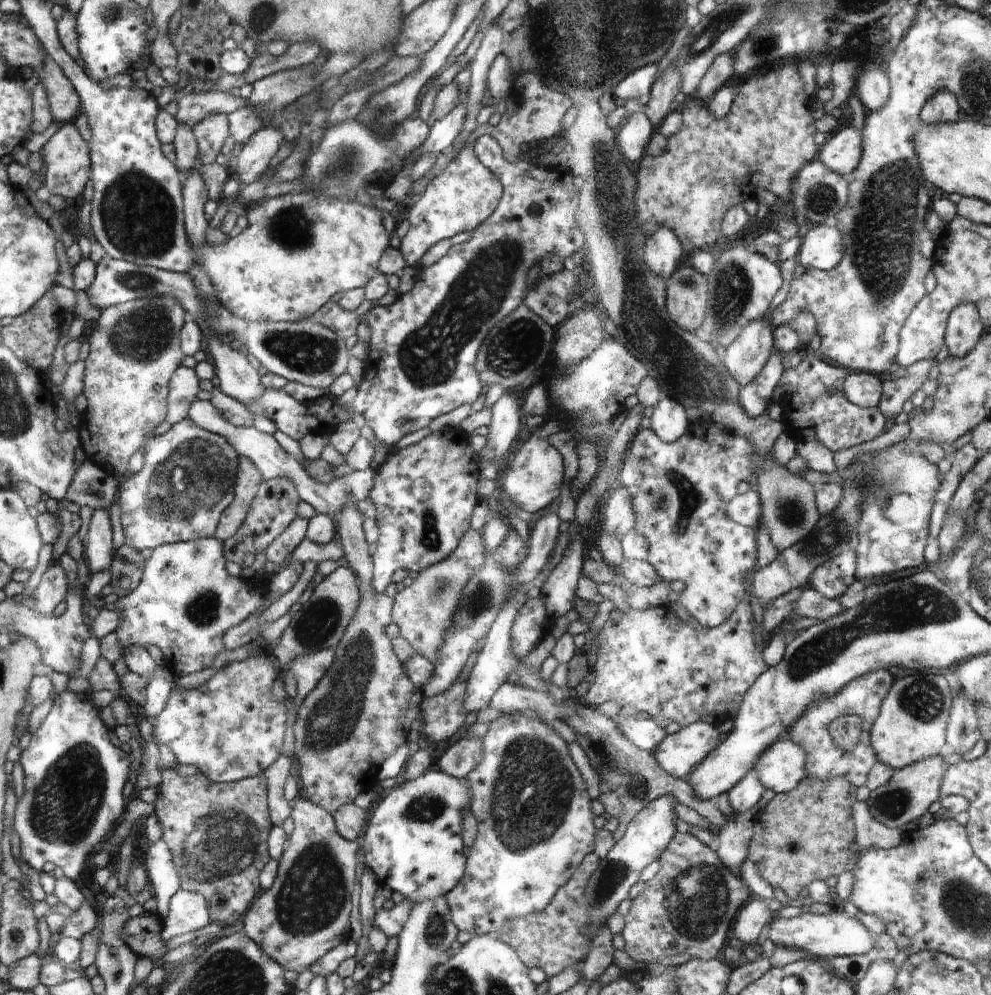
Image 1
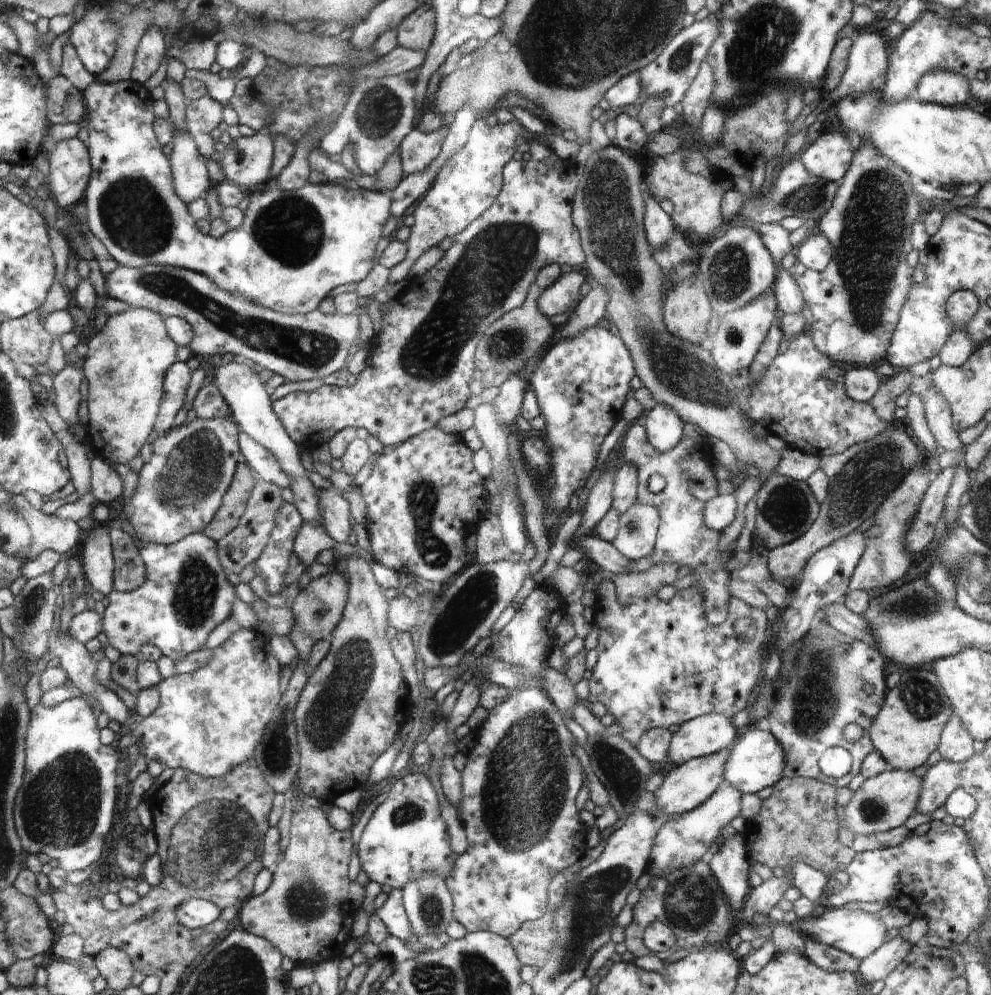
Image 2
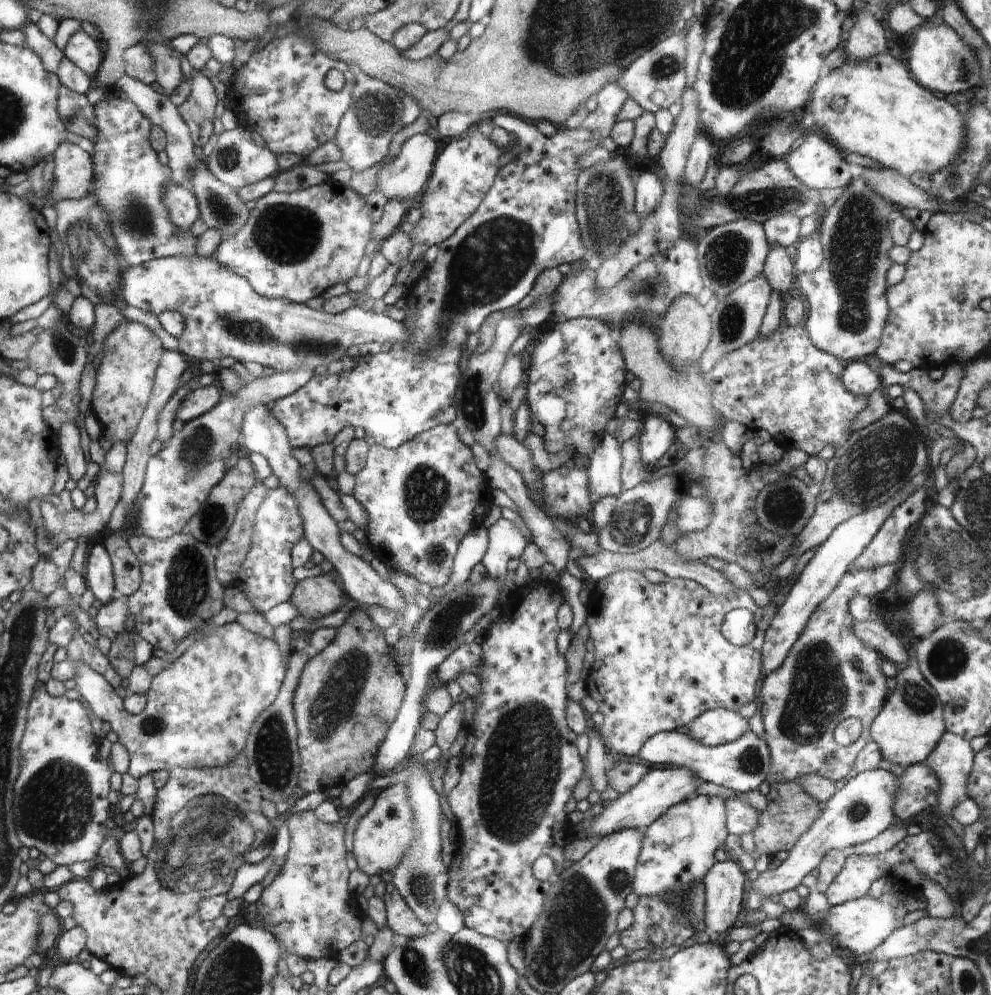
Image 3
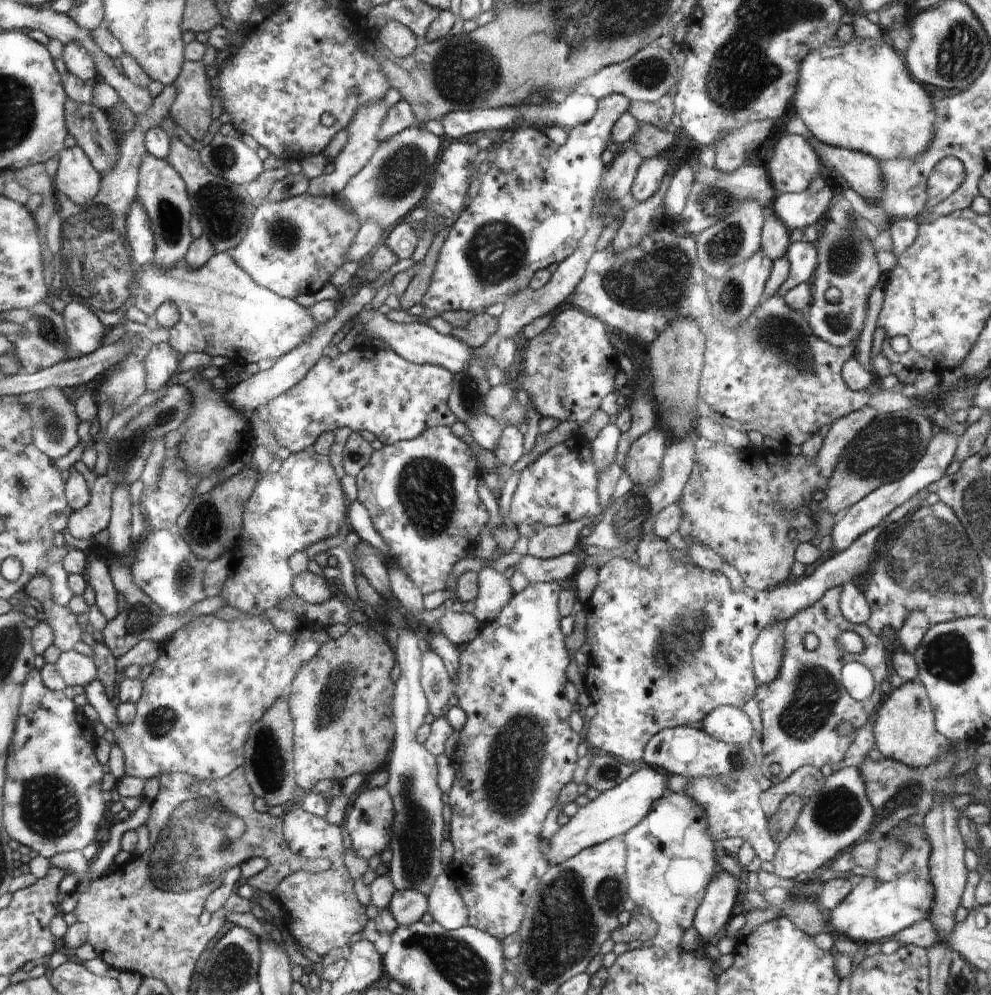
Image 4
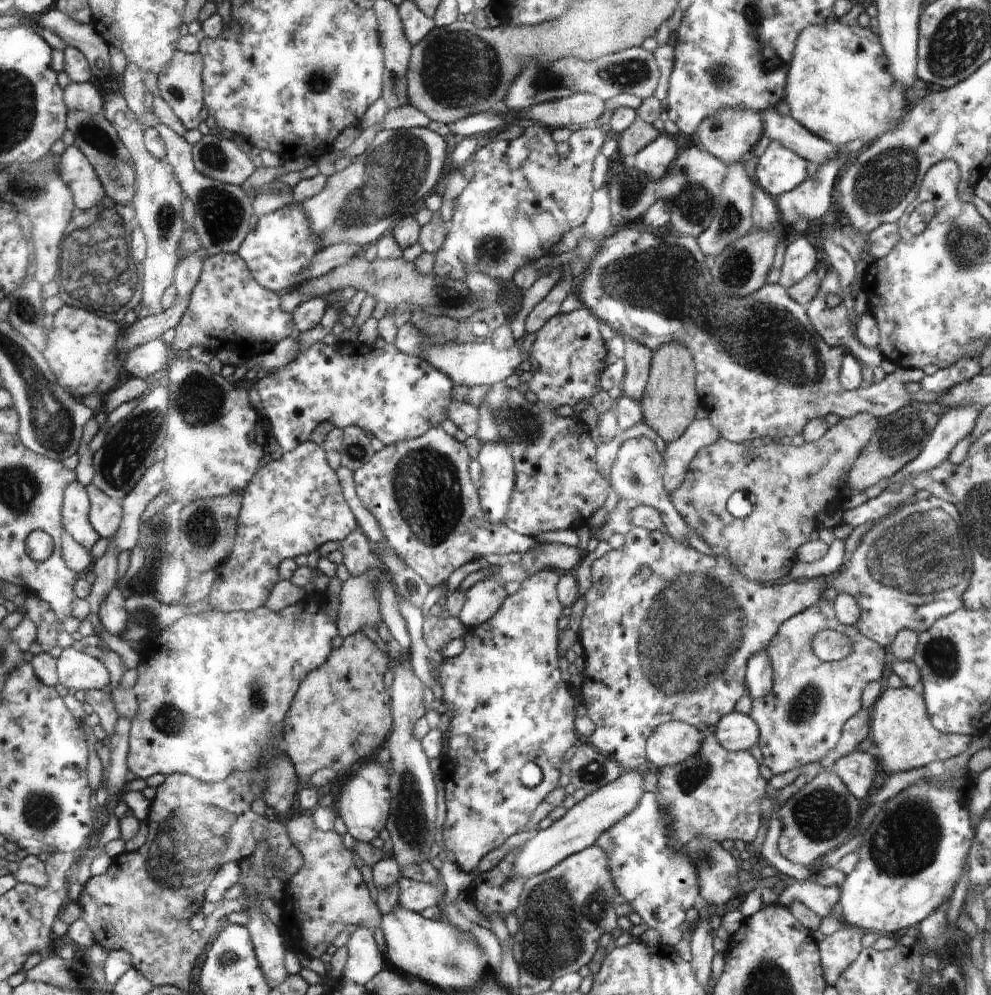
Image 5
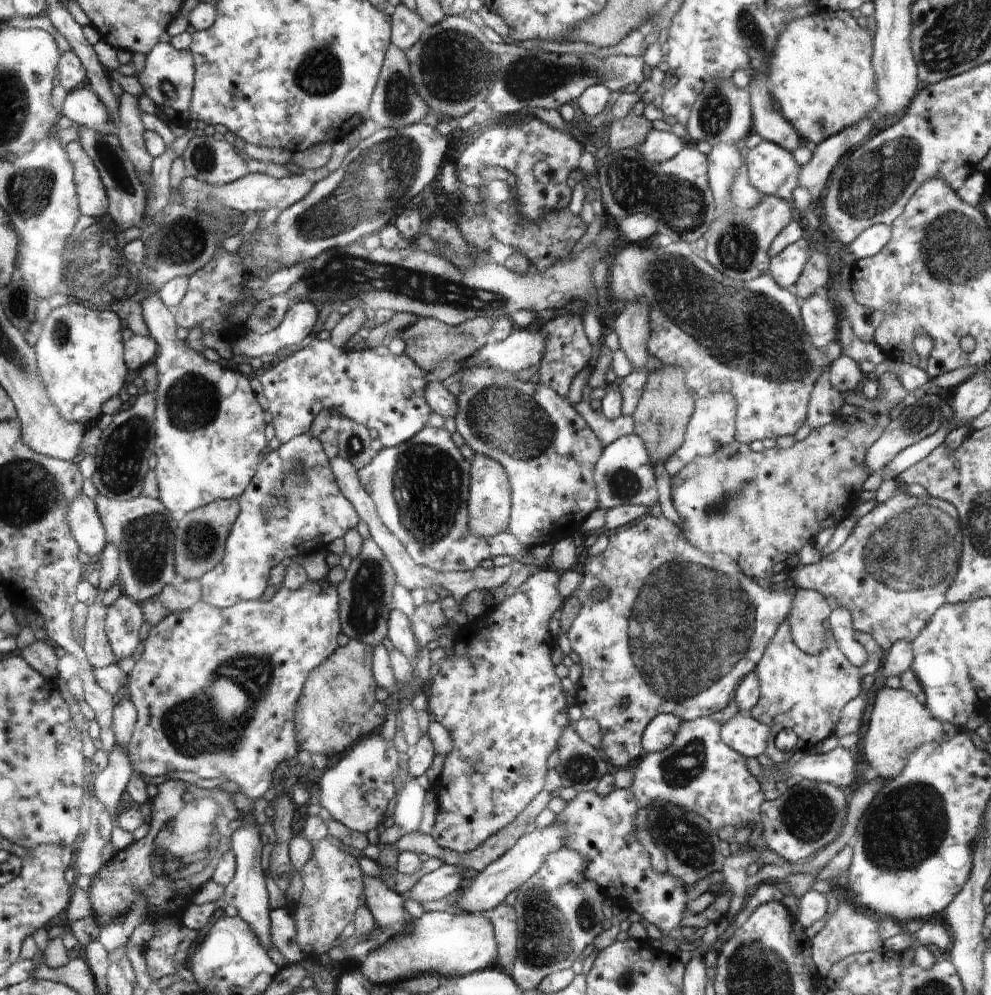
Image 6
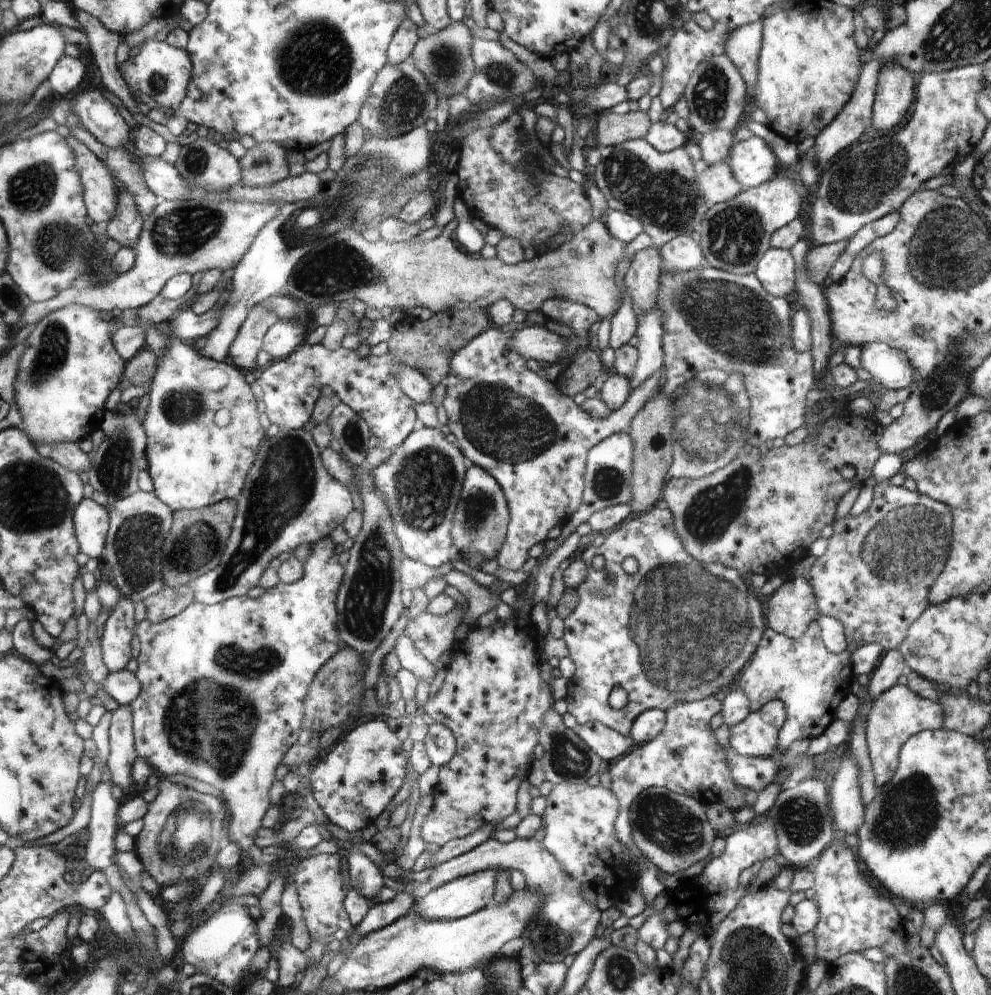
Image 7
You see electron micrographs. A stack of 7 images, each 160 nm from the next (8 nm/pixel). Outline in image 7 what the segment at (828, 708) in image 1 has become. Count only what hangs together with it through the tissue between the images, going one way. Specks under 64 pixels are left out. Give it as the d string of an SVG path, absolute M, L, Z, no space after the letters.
M815 622L808 625L806 632L797 639L791 639L789 636L777 633L768 627L758 643L756 652L747 662L742 672L733 682L733 687L742 689L750 701L752 711L760 710L767 702L778 699L784 703L787 719L779 730L776 753L782 754L794 740L802 738L812 739L814 736L820 736L829 727L835 719L836 708L844 698L850 694L850 687L854 681L852 654L858 648L859 644L850 643L840 654L831 653L822 642L820 629Z

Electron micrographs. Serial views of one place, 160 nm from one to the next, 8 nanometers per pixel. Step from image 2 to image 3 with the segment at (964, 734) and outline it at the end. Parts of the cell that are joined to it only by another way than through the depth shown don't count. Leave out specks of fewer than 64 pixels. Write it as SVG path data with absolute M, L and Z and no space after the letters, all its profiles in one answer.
M948 732L928 755L925 762L940 781L938 813L950 817L951 810L966 797L974 757L969 740Z

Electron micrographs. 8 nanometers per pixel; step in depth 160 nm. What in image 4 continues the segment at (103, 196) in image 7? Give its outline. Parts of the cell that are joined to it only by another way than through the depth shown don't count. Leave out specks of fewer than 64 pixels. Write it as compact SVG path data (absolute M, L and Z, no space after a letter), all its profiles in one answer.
M81 146L69 147L59 154L59 163L52 168L55 193L65 194L74 204L85 209L100 188L100 174Z

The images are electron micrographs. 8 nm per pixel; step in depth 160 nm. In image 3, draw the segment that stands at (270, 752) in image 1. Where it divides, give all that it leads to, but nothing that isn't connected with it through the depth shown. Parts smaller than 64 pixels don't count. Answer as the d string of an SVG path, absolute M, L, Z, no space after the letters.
M234 621L233 623L225 624L222 626L214 626L213 632L198 642L196 645L189 648L182 656L175 659L171 663L169 668L165 671L154 675L151 680L150 688L146 694L147 705L140 714L133 715L129 713L123 706L123 698L114 690L111 684L101 675L98 674L87 662L83 660L72 661L76 665L76 672L74 680L76 681L75 693L81 694L80 700L86 702L90 708L94 711L94 714L100 718L100 720L110 722L111 730L118 735L118 741L120 741L129 754L129 769L130 776L141 779L148 773L156 772L156 770L167 770L171 768L216 768L224 765L231 764L240 753L246 749L247 738L254 726L256 720L258 720L260 713L270 707L278 698L279 690L282 688L284 682L284 674L287 674L287 662L284 662L282 654L280 654L280 648L278 643L272 638L264 638L263 635L257 635L252 631L249 631L247 627L243 627L240 623Z

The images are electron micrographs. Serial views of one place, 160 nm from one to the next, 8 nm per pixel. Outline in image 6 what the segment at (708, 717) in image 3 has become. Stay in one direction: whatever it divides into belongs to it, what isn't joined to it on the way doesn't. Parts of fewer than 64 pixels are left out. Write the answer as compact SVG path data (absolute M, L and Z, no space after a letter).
M739 711L721 728L722 742L745 757L760 756L766 748L768 737L768 725L752 718L748 711Z

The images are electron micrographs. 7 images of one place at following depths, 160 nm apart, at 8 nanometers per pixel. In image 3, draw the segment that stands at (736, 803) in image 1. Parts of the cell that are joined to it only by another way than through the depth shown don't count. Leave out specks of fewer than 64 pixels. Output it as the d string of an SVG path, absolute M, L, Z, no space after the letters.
M696 795L673 806L643 830L633 892L639 897L655 897L697 883L716 862L714 852L727 839L725 800L710 795Z

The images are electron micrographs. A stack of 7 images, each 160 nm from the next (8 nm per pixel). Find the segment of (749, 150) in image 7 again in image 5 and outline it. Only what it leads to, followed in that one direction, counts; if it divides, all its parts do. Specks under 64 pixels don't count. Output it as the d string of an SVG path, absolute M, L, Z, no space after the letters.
M771 141L757 158L756 183L773 199L797 188L806 178L806 160L792 150Z

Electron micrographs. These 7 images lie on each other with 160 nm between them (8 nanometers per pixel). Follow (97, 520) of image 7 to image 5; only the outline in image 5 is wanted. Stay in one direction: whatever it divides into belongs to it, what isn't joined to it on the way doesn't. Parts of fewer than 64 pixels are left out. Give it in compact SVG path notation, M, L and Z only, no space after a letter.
M76 479L64 494L63 524L74 542L91 551L101 538L89 520L90 502L86 488Z

